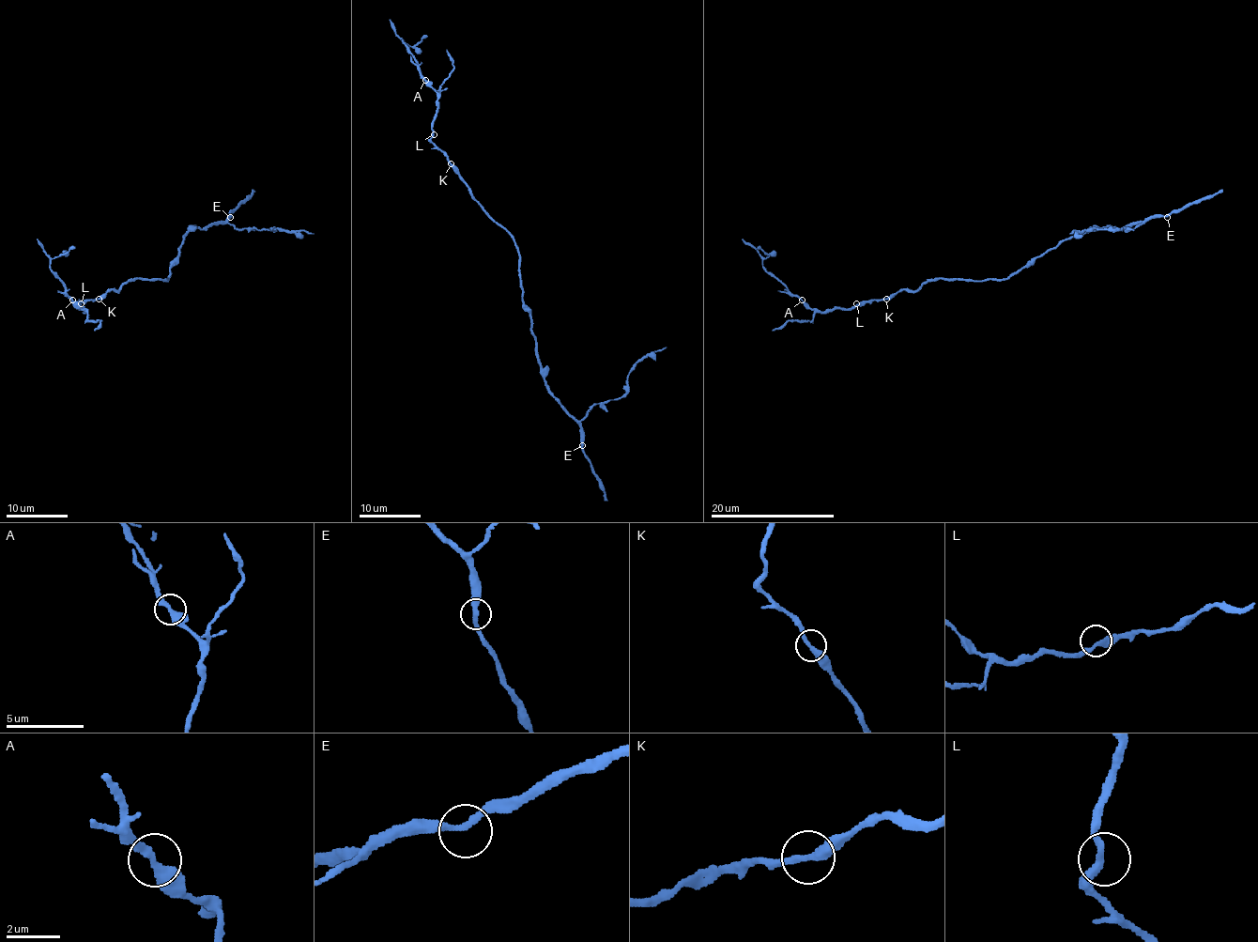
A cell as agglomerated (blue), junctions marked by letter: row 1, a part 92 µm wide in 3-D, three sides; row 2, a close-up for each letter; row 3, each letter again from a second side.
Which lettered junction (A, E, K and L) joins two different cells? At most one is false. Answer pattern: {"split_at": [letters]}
{"split_at": ["A"]}

